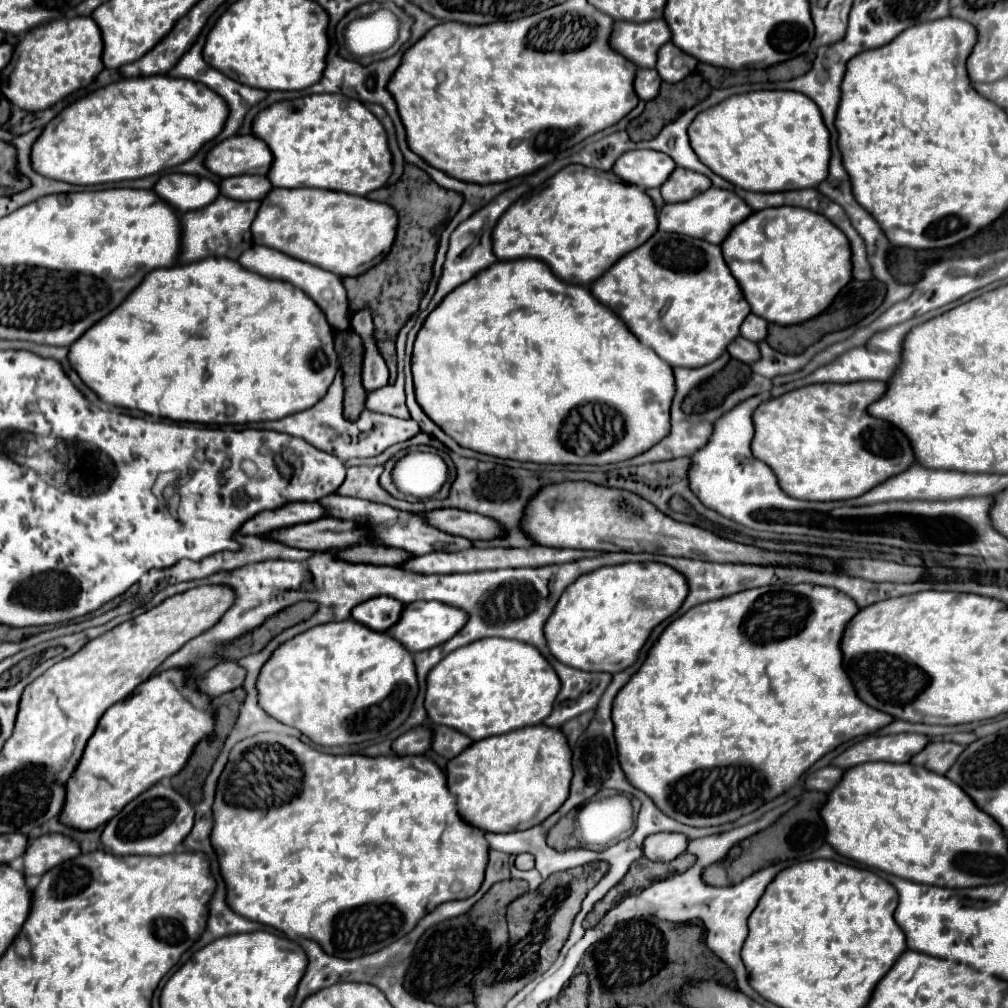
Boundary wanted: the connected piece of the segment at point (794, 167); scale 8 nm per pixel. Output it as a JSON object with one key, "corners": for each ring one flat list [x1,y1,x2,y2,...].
{"corners":[[758,90,730,96,700,112,692,120,688,136,702,164,750,192,816,188,828,174,830,134,818,106,802,92]]}

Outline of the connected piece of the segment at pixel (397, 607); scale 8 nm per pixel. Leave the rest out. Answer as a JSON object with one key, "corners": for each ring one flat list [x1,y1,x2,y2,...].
{"corners":[[380,596,358,604,352,610,352,618,376,632,384,632,398,622,400,612,402,612,402,602,392,600,388,596]]}

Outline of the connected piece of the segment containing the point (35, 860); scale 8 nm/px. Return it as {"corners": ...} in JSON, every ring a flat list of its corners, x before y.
{"corners":[[46,834,28,844,24,852,24,876,42,876,46,870,74,858,80,854,80,848,74,840,62,834]]}

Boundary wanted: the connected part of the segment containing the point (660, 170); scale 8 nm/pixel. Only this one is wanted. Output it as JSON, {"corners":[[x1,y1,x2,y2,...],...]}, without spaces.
{"corners":[[628,150,616,164,612,172,624,182,630,182,642,190,660,188,670,172,676,168,674,160,664,152,656,150]]}

